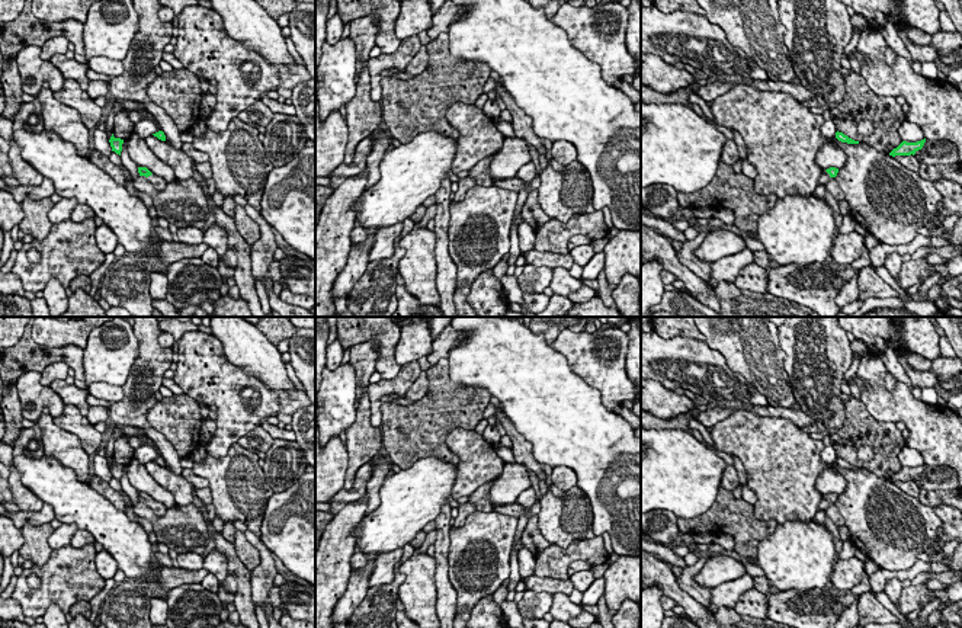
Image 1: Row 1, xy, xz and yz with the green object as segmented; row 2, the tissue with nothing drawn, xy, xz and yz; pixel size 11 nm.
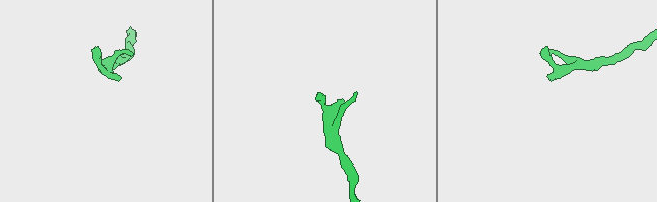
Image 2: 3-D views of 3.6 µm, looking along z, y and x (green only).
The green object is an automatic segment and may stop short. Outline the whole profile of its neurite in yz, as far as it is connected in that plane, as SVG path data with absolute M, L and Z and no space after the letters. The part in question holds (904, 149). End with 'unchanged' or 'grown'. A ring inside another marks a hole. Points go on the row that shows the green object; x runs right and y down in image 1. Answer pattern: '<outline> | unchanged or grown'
M926 138L917 142L907 142L902 141L897 148L894 148L889 156L895 157L895 156L914 156L918 150L923 148L926 142Z | unchanged

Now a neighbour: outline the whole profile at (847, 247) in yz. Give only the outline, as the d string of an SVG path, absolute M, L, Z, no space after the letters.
M857 231L837 234L830 253L838 265L850 265L862 256L863 246L865 236Z

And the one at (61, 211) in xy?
M67 198L54 204L54 206L48 212L48 218L51 224L58 224L65 220L70 220L73 209L78 205L77 199Z

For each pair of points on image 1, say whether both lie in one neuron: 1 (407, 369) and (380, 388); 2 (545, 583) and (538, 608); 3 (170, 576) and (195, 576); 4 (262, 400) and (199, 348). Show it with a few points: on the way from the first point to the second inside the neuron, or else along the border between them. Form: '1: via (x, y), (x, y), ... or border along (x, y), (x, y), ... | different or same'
1: via (403, 377), (393, 387), (387, 387) | same
2: border along (528, 589), (552, 595) | different
3: via (176, 576), (189, 576) | same
4: via (244, 397), (209, 365) | same

